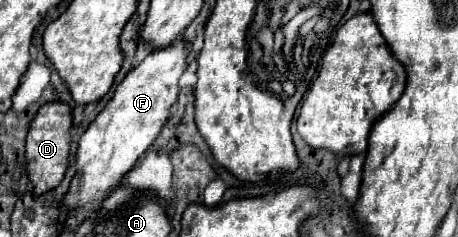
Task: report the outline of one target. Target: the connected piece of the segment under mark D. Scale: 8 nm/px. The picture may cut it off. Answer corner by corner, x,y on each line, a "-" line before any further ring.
62,102
44,104
34,116
28,130
28,138
26,138
26,172
28,172
28,180
34,186
36,196
42,196
54,190
62,182
66,166
68,166
70,128
72,128
70,108

